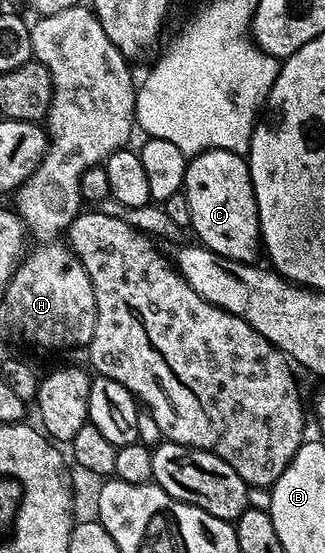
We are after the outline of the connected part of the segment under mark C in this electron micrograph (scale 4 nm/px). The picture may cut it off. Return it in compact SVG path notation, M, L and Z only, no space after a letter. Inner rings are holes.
M215 148L189 157L182 186L192 210L190 228L202 239L199 240L201 247L229 260L239 260L242 264L255 263L260 256L260 233L247 157L241 152Z

